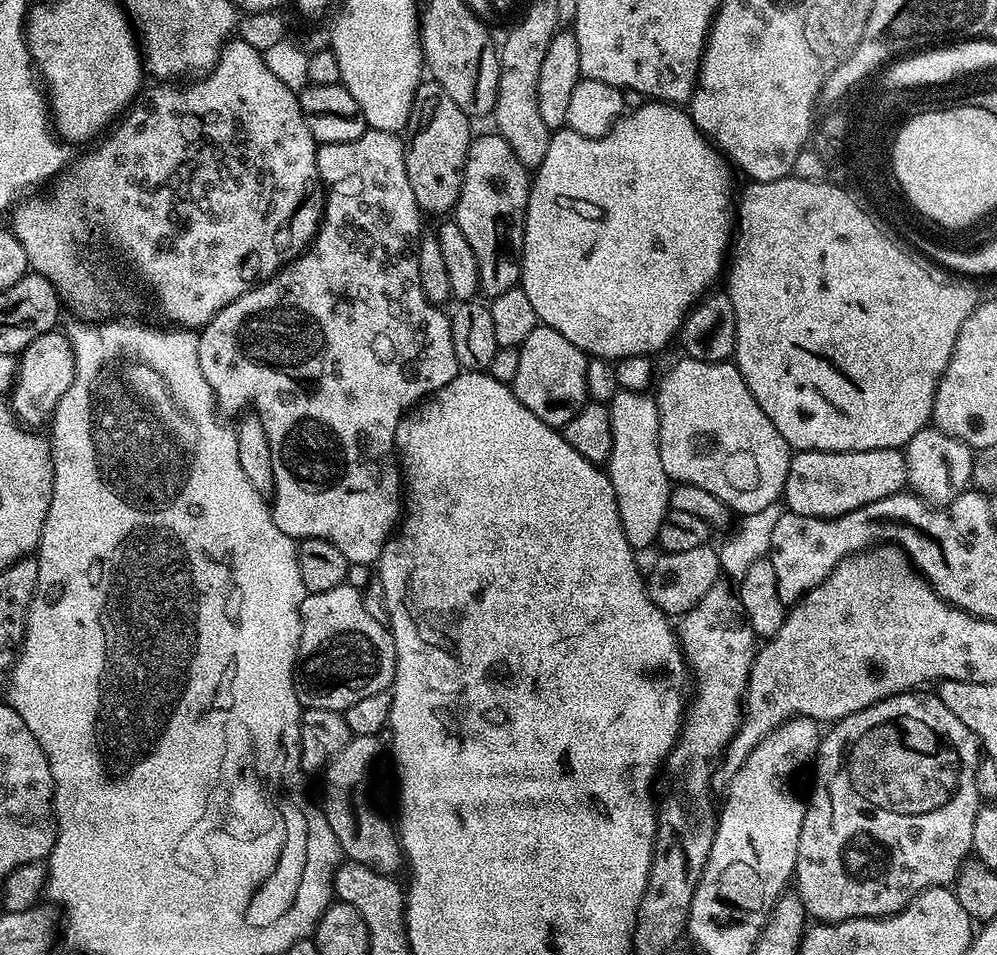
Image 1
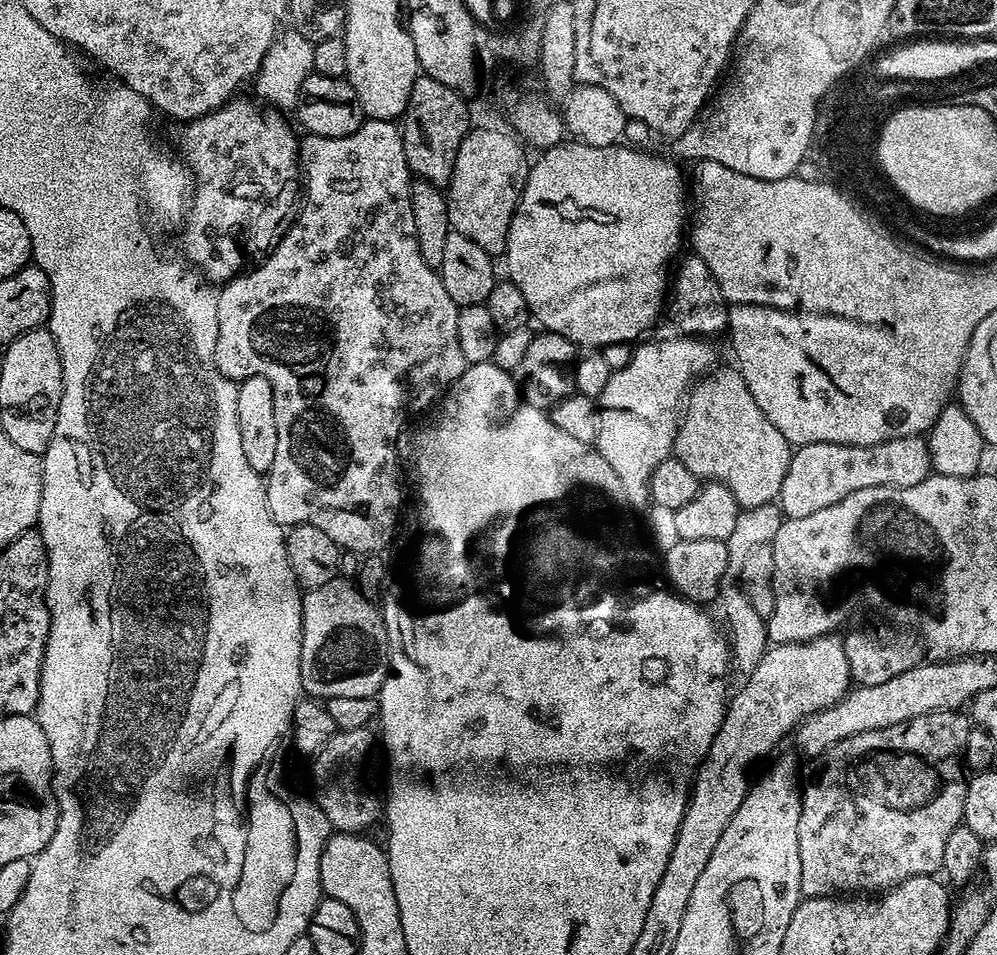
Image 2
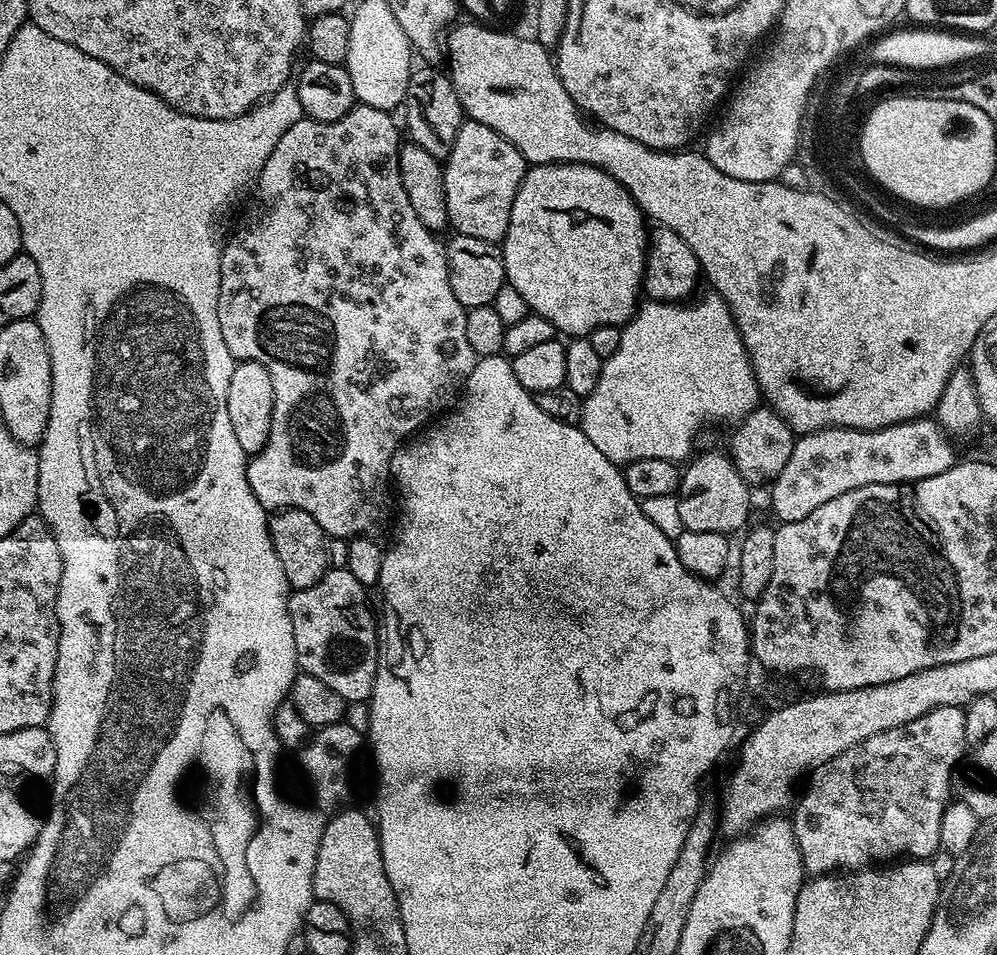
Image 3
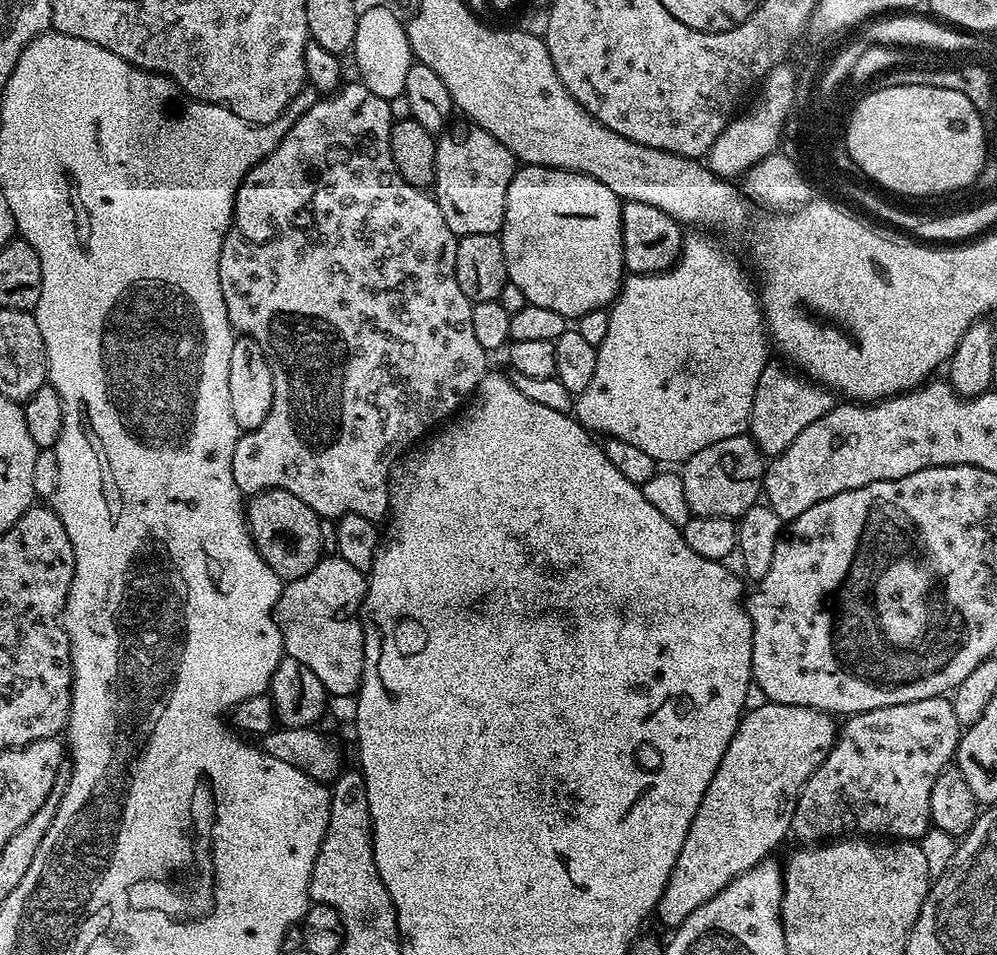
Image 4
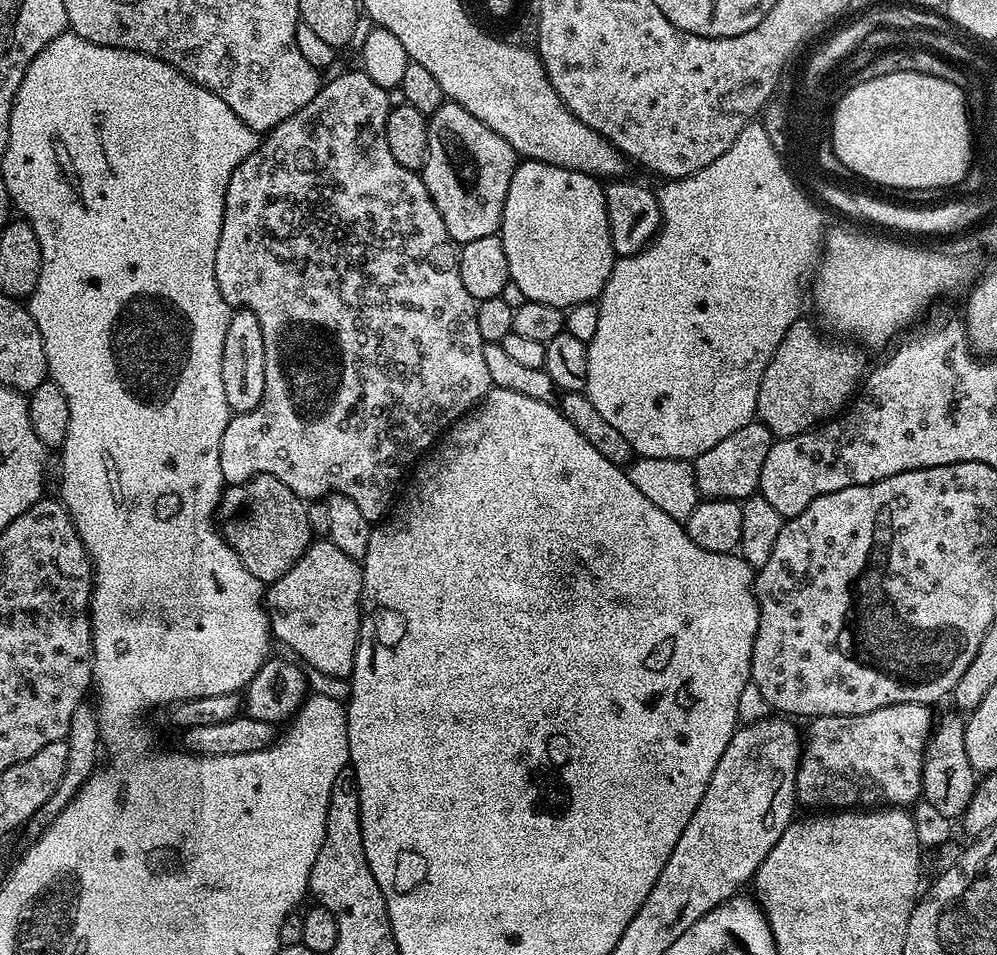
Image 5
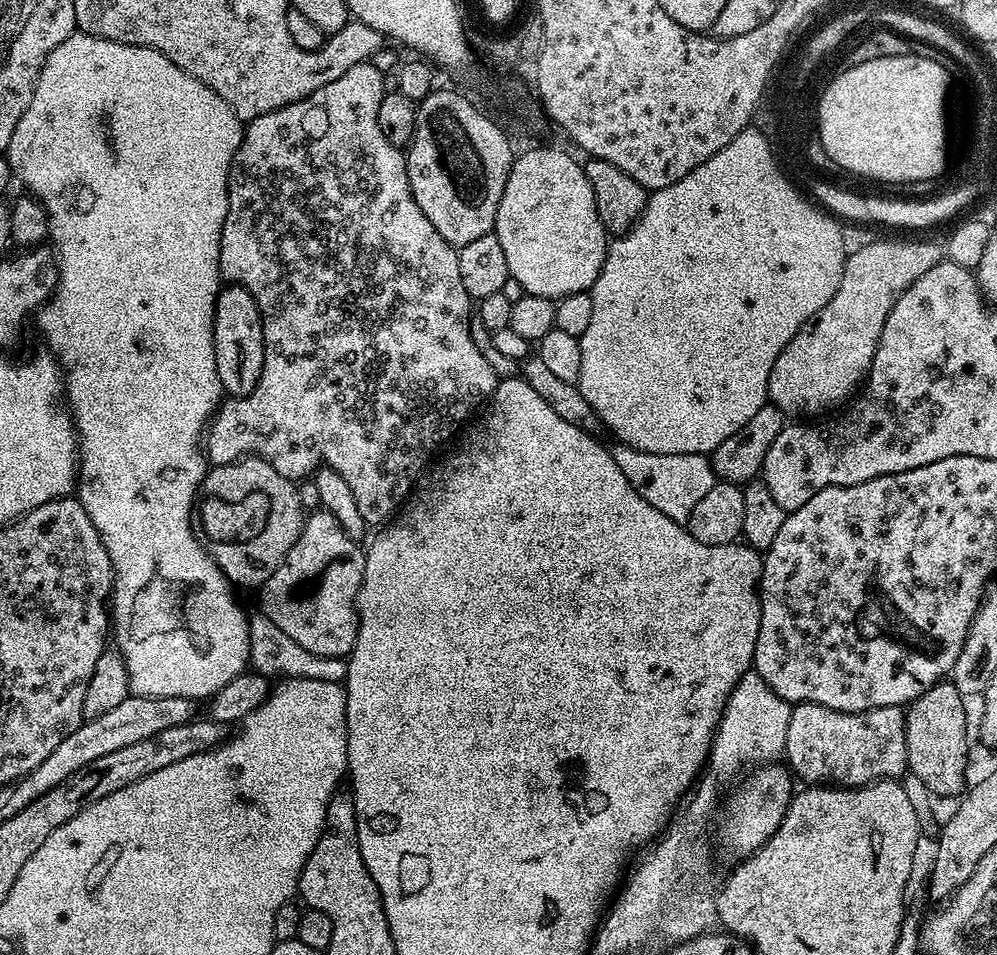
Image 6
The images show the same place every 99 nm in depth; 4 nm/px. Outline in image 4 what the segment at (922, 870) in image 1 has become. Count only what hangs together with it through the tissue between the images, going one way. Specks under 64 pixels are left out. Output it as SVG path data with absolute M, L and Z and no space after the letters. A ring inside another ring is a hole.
M947 695L931 696L930 698L922 698L914 702L902 702L894 706L886 706L878 710L870 710L869 712L858 712L847 717L848 720L839 725L836 741L834 746L828 752L828 756L822 762L822 766L818 766L818 770L804 784L804 789L800 791L800 797L796 800L796 809L792 815L791 835L797 836L800 842L811 846L817 842L828 842L833 838L843 837L845 834L852 834L857 828L857 833L863 834L868 838L891 838L893 841L911 840L919 841L919 836L924 836L930 831L931 812L930 812L930 796L934 787L934 782L945 769L953 763L956 755L956 748L960 745L962 735L962 727L958 722L958 718L954 714L954 706L951 699Z

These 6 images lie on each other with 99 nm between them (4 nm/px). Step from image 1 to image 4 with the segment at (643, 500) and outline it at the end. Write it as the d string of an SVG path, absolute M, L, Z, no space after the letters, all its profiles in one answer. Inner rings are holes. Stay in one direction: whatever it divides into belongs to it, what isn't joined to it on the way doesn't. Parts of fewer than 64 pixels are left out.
M685 235L684 250L672 267L649 276L629 275L607 311L609 329L606 330L606 338L602 339L596 349L598 366L594 370L594 378L590 386L586 386L586 390L579 393L574 400L575 419L579 420L589 432L593 434L605 432L603 434L605 437L630 442L630 446L638 446L638 450L650 454L650 458L654 458L661 465L680 466L692 455L697 454L698 450L705 449L711 443L742 436L749 431L752 407L758 390L758 378L762 378L762 370L770 363L768 356L770 337L764 323L764 309L761 307L761 297L757 289L755 287L752 289L752 280L744 273L743 266L722 245L715 244L708 236Z

